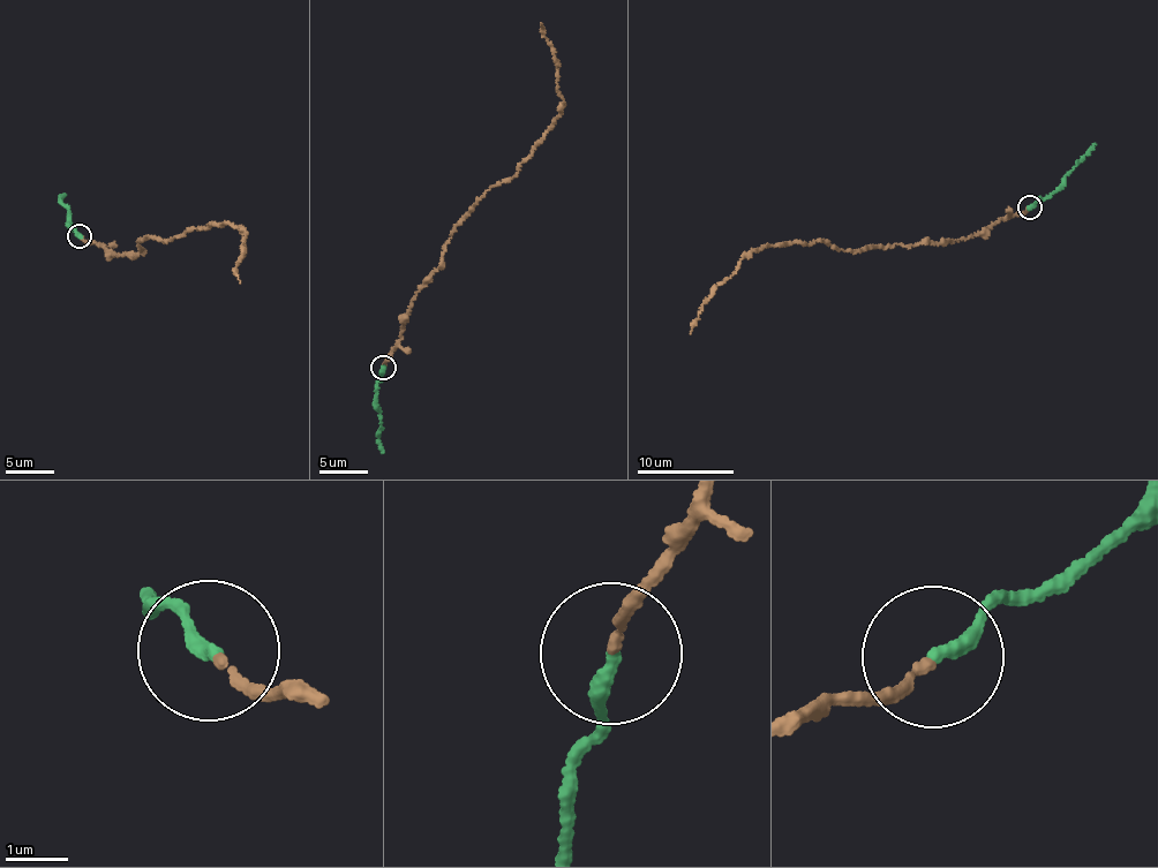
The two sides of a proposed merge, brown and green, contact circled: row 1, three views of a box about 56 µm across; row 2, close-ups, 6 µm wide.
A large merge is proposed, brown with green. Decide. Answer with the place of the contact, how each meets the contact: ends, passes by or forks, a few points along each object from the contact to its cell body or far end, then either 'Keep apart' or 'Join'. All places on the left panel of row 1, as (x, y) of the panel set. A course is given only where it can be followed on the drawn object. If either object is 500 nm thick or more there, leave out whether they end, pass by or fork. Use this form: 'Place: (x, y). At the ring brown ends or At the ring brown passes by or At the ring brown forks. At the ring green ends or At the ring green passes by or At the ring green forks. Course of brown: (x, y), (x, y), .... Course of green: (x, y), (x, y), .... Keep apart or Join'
Place: (80, 235). At the ring brown ends. At the ring green ends. Course of brown: (81, 236), (118, 255), (135, 256), (143, 238), (173, 239), (230, 223), (246, 233), (234, 270), (240, 282). Course of green: (79, 235), (69, 226), (64, 195). Join

